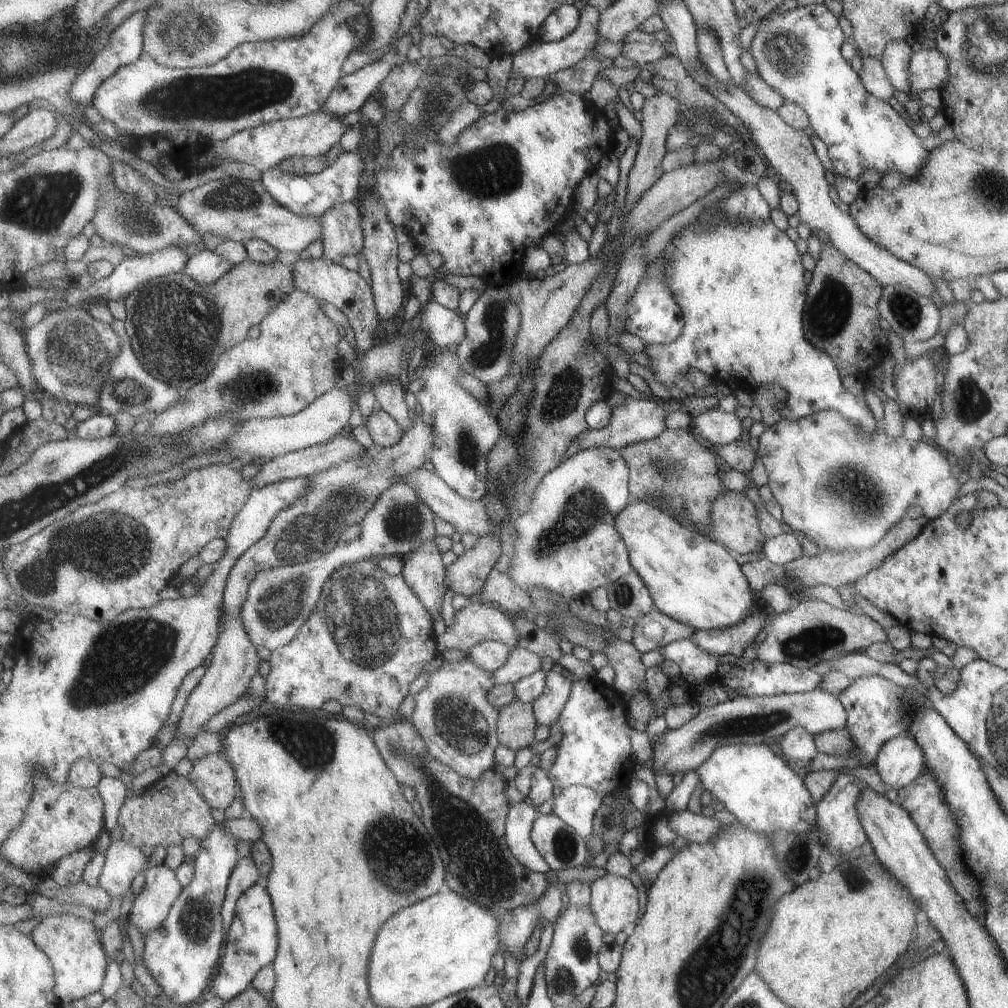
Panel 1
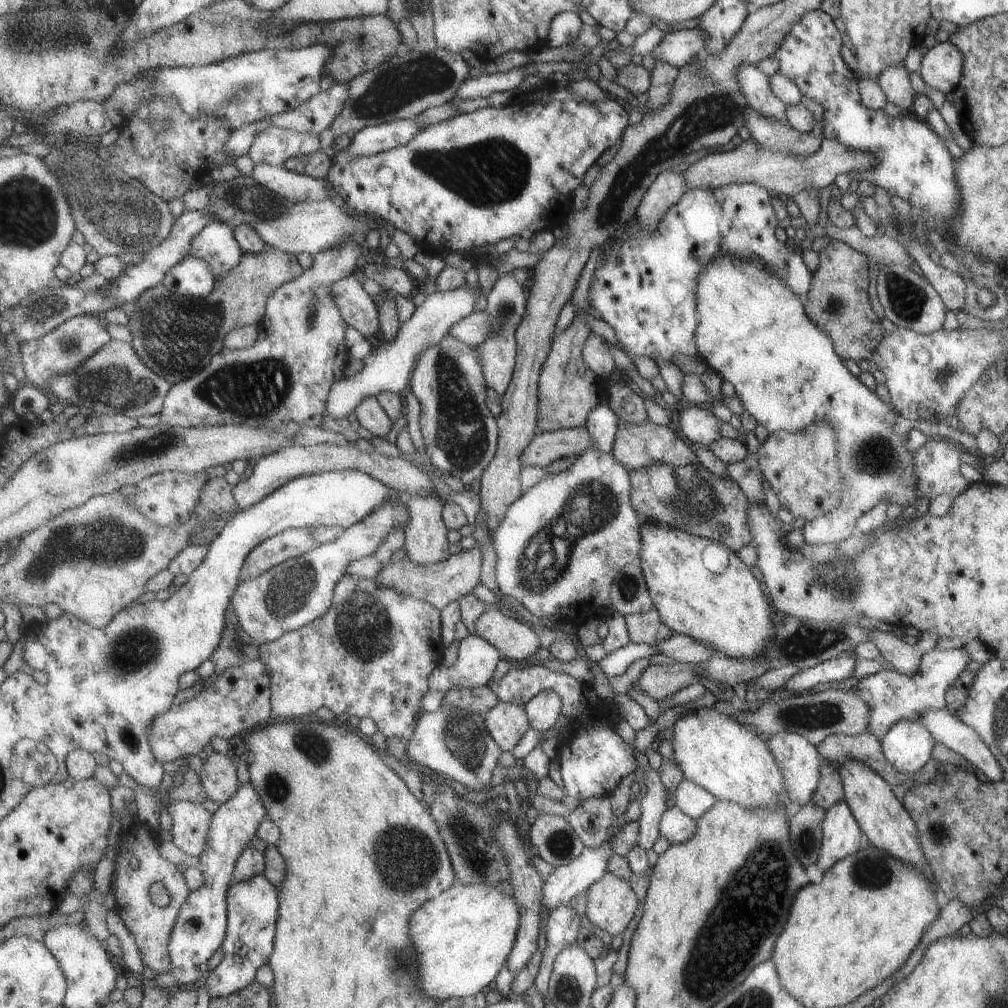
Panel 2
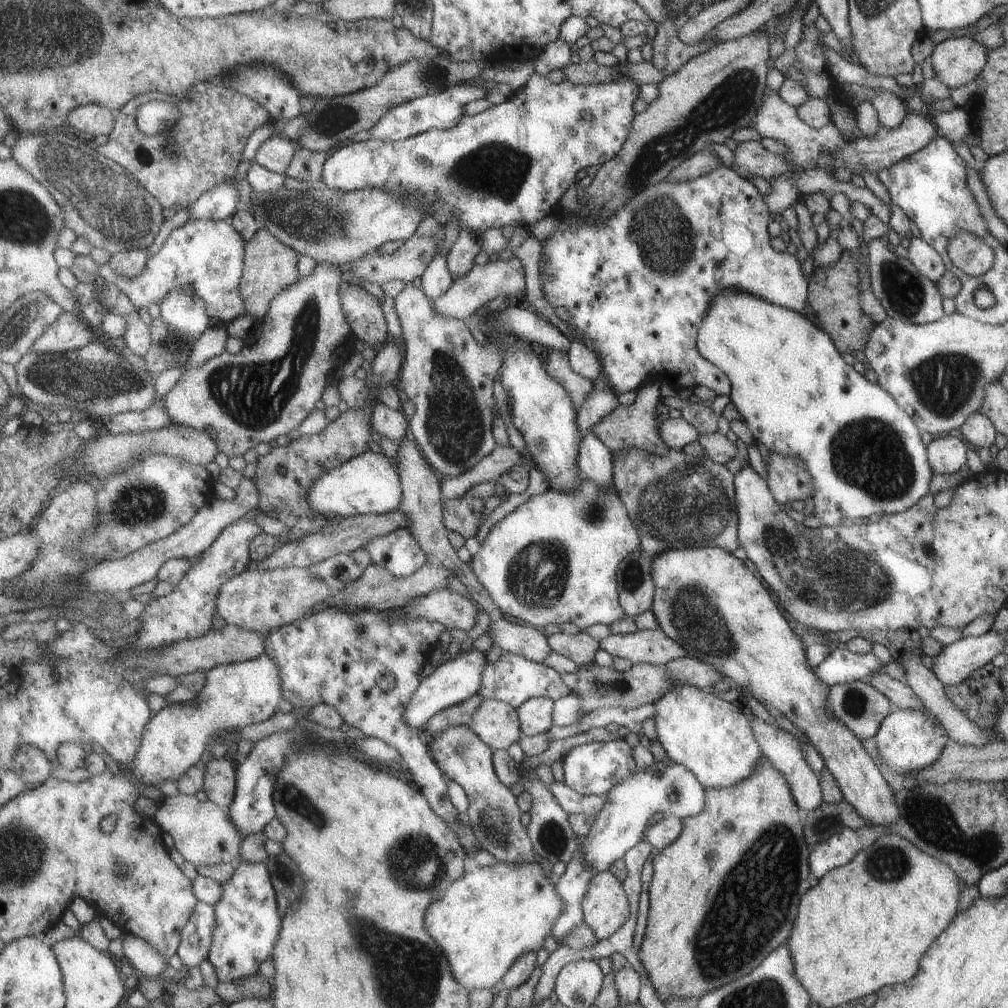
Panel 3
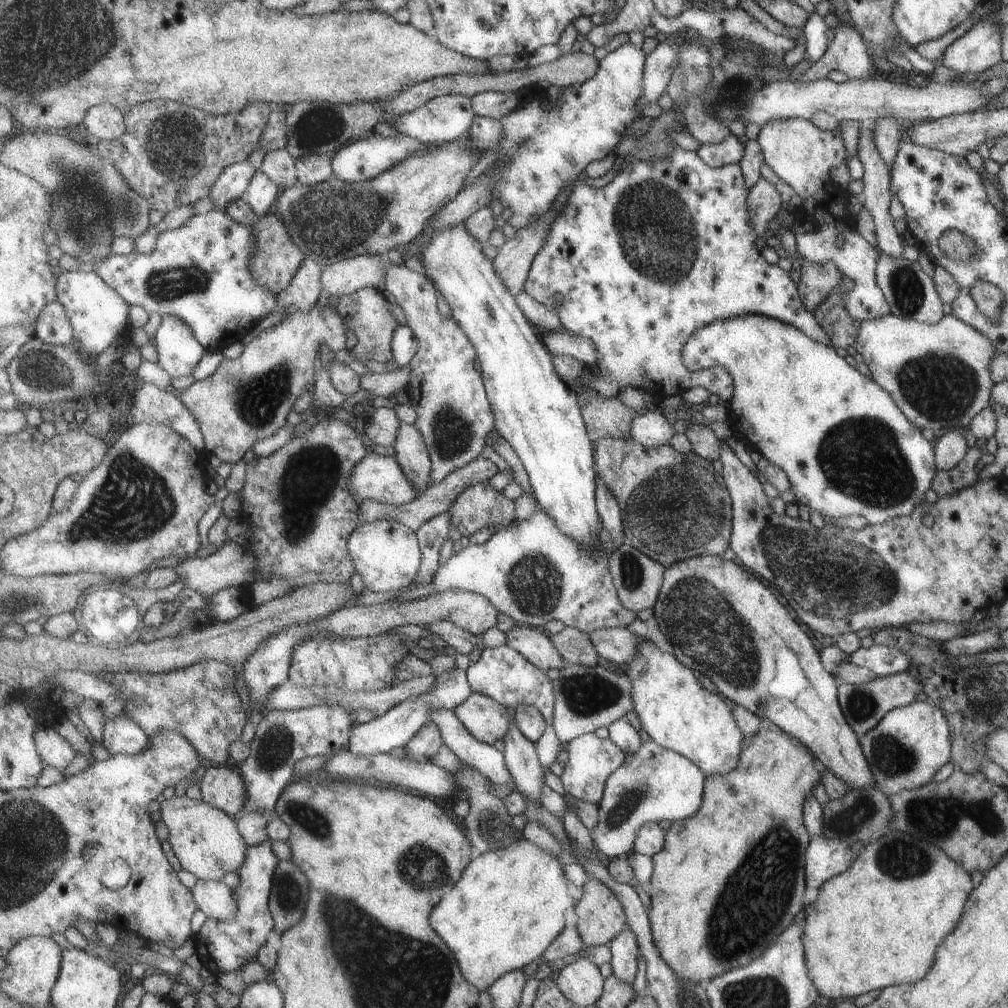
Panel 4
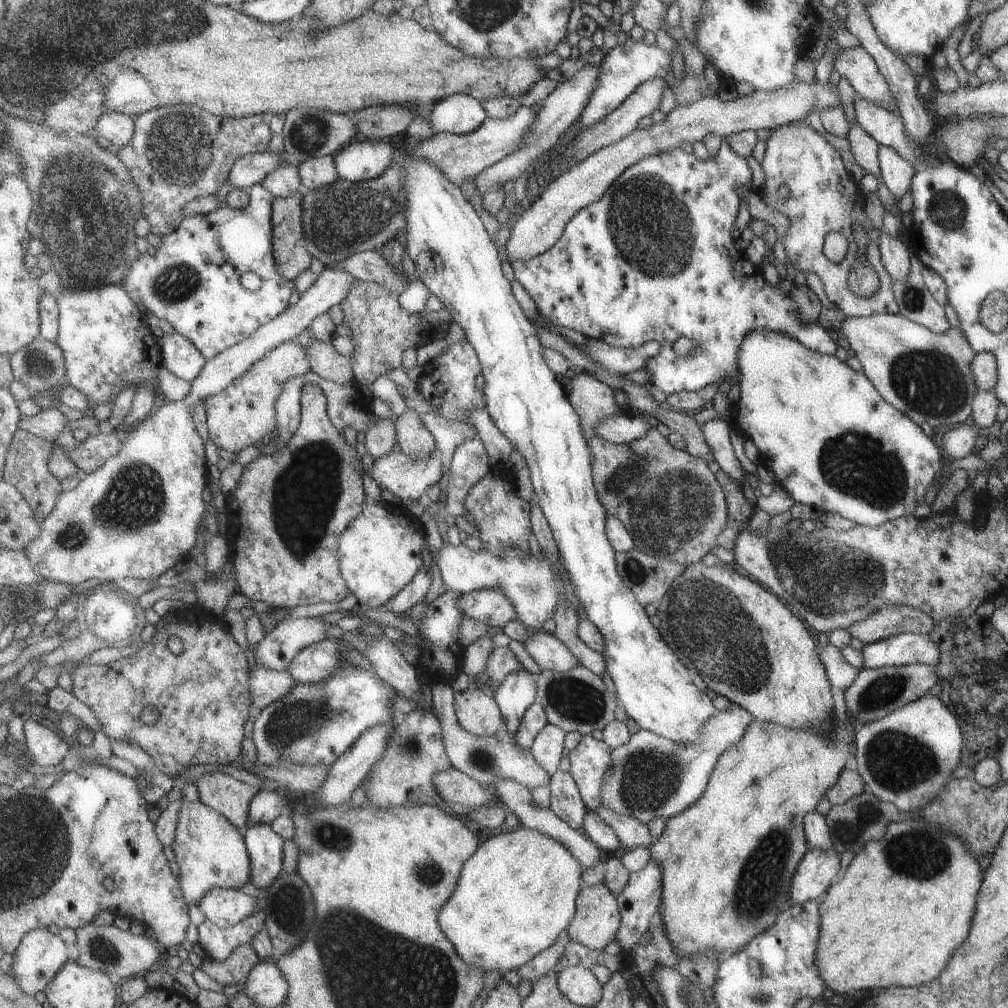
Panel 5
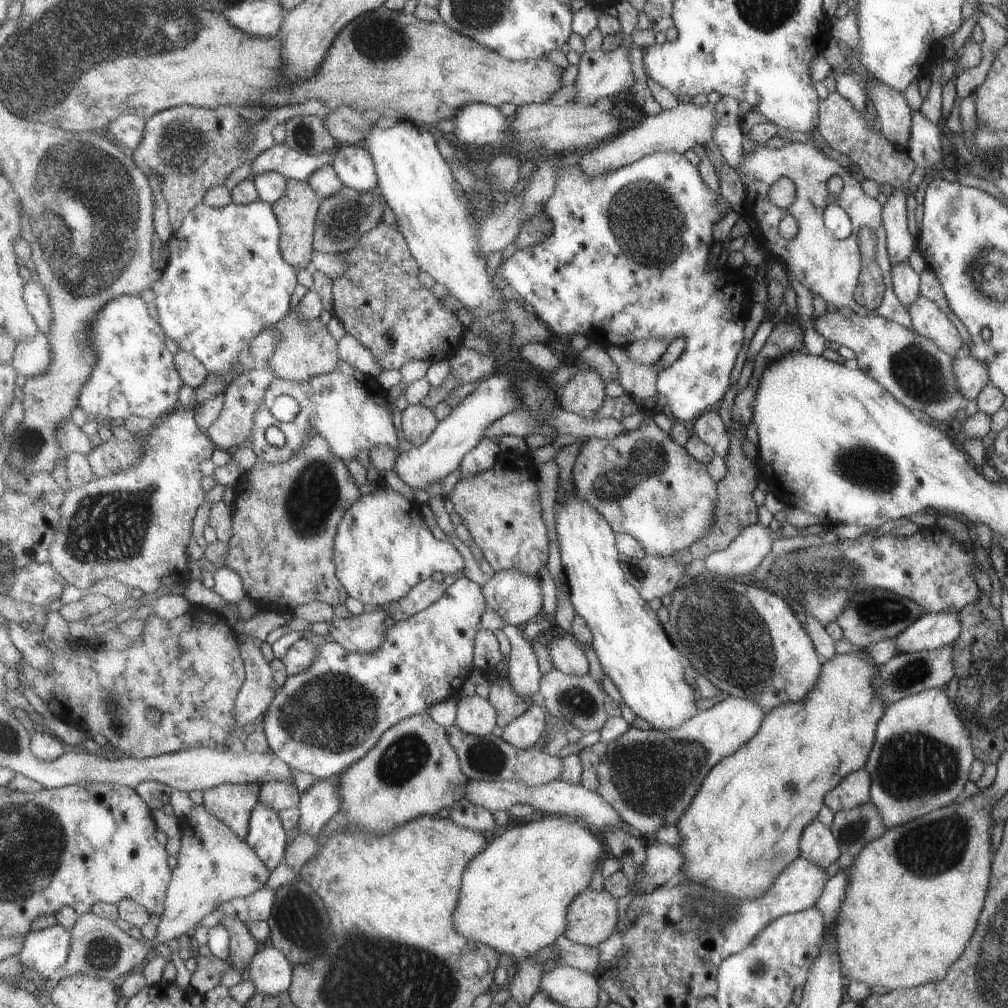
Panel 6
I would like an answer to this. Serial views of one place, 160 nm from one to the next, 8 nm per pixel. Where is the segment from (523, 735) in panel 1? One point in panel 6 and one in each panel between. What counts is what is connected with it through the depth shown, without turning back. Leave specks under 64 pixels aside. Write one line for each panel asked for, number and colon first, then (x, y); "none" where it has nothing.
2: (507, 723)
3: (498, 723)
4: (488, 720)
5: (478, 711)
6: (476, 715)

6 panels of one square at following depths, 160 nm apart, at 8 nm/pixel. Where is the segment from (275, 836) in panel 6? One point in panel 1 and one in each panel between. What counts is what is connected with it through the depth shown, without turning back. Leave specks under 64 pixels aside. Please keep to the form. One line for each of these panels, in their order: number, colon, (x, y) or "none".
1: (253, 942)
2: (253, 905)
3: (249, 923)
4: (222, 946)
5: (265, 846)

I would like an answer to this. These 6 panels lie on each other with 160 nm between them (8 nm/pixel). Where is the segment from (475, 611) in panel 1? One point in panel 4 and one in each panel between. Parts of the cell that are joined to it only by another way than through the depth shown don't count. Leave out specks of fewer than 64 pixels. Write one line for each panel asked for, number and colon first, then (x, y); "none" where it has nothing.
2: (516, 639)
3: (524, 640)
4: (536, 644)

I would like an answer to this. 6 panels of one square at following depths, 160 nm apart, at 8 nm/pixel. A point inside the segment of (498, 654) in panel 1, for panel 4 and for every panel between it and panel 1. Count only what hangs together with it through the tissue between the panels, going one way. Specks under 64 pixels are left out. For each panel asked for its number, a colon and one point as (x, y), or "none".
2: (479, 661)
3: (455, 680)
4: (395, 728)

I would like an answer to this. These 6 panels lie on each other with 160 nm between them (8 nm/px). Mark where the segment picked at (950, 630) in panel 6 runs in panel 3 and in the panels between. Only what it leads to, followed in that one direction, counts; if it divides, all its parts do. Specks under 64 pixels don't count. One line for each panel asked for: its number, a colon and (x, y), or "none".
3: (840, 666)
4: (882, 660)
5: (906, 648)

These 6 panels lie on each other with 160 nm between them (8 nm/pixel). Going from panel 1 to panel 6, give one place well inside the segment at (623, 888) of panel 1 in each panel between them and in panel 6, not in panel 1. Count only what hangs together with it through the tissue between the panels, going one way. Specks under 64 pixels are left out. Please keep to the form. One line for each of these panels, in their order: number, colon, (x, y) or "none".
2: (612, 903)
3: (605, 905)
4: (601, 916)
5: (597, 921)
6: (592, 916)

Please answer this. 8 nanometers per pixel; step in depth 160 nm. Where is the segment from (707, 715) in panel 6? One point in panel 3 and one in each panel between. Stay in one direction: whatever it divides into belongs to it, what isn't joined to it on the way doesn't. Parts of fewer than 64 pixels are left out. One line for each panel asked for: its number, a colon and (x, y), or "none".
3: (667, 787)
4: (653, 784)
5: (649, 776)

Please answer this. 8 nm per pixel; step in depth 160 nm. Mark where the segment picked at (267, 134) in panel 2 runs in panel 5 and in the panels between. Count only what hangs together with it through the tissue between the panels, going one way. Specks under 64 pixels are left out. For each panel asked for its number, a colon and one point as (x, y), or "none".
3: (276, 153)
4: (280, 165)
5: (284, 181)

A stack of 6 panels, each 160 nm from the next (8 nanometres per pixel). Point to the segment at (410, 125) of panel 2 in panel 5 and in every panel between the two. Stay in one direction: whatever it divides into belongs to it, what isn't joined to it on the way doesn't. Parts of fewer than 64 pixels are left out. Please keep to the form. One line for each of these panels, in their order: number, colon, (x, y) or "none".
3: (445, 109)
4: (445, 118)
5: (459, 113)

